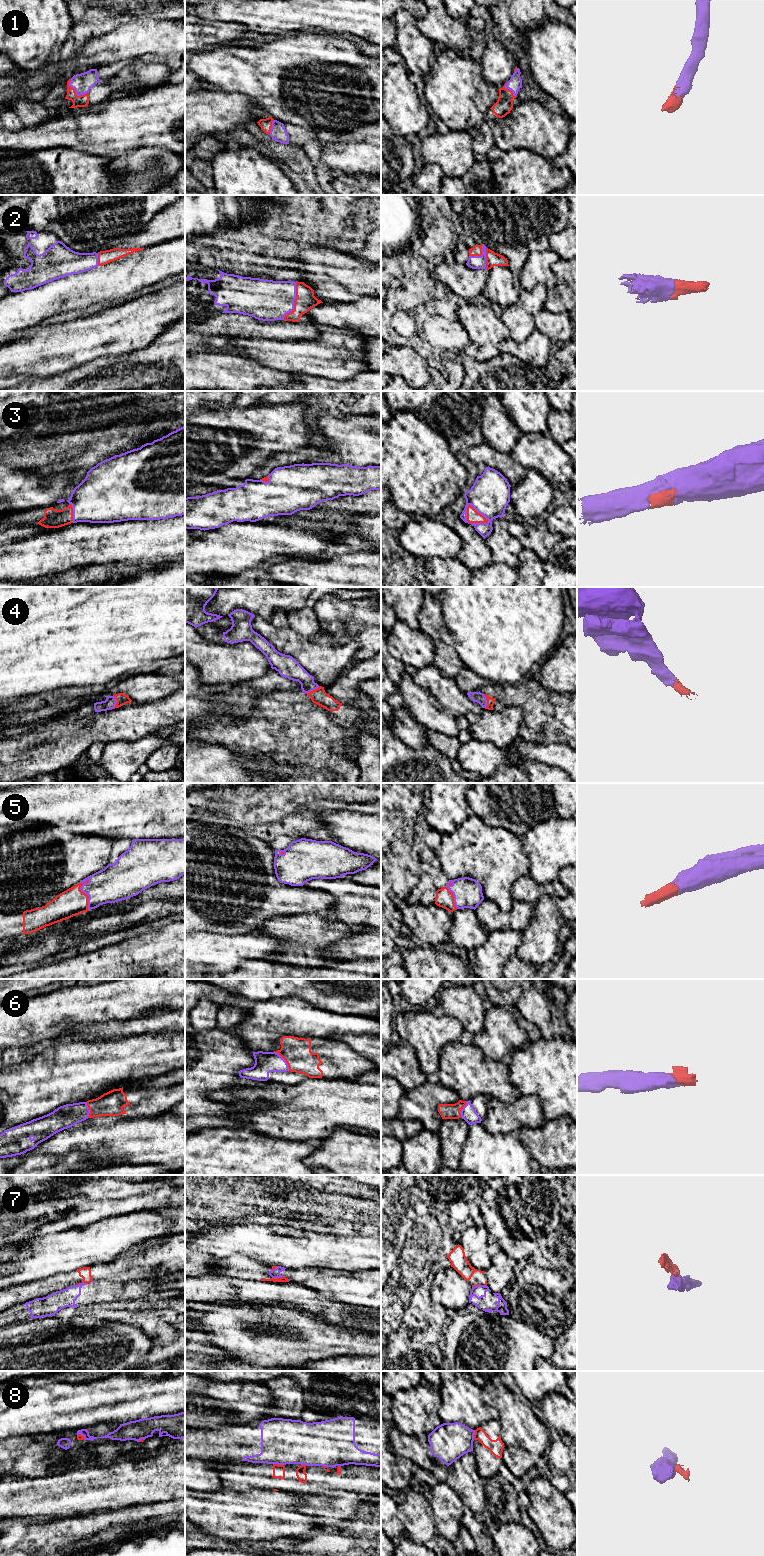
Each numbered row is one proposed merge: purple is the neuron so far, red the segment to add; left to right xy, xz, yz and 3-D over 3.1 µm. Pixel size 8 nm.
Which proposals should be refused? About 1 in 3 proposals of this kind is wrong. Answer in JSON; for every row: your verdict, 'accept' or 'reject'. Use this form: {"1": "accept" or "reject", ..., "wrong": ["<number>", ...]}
{"1": "accept", "2": "accept", "3": "accept", "4": "accept", "5": "accept", "6": "accept", "7": "reject", "8": "reject", "wrong": ["7", "8"]}

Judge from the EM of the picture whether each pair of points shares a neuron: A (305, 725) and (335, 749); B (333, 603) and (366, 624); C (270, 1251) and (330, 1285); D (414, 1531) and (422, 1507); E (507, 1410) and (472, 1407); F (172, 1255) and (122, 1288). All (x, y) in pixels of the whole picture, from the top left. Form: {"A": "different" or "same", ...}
{"A": "same", "B": "same", "C": "different", "D": "same", "E": "different", "F": "different"}

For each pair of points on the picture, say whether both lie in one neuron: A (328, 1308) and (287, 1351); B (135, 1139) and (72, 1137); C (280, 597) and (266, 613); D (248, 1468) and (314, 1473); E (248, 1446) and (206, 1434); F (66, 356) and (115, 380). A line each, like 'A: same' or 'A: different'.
A: different
B: same
C: same
D: same
E: same
F: different

